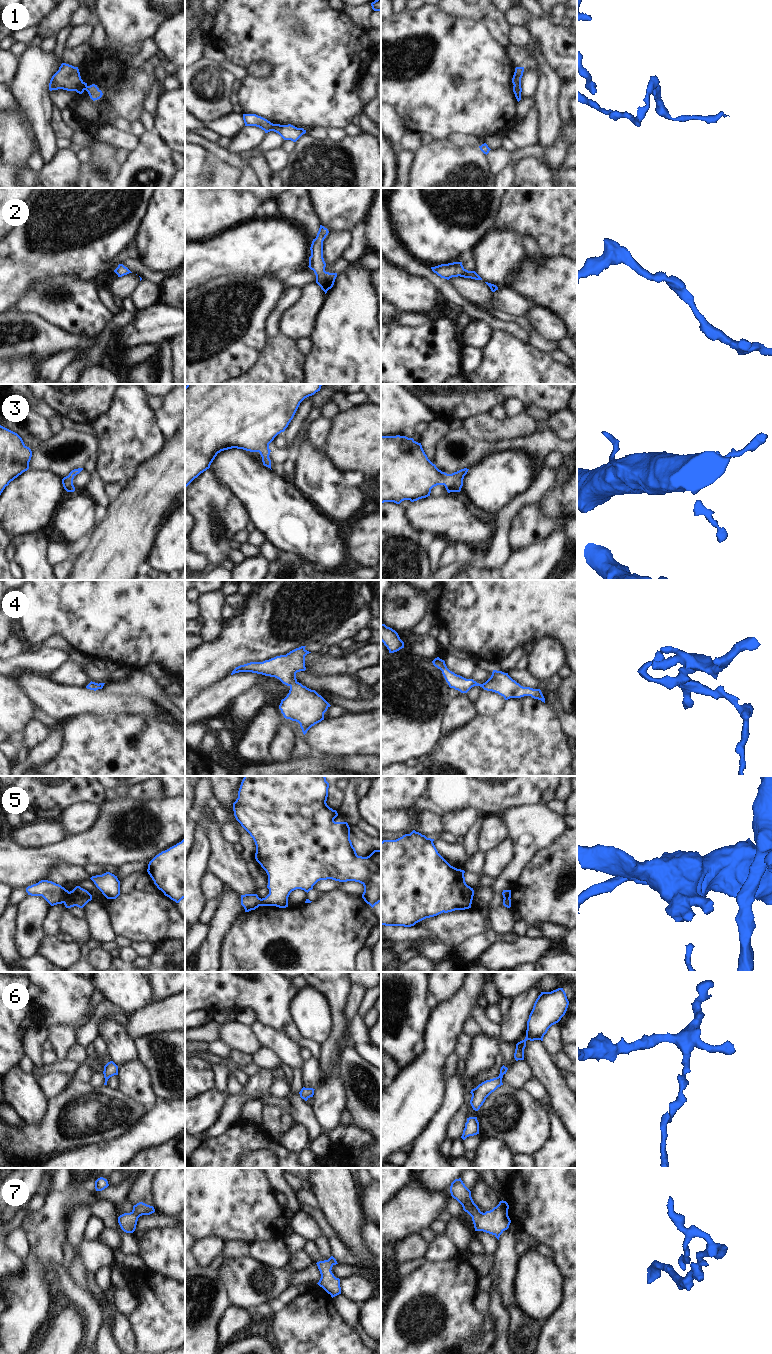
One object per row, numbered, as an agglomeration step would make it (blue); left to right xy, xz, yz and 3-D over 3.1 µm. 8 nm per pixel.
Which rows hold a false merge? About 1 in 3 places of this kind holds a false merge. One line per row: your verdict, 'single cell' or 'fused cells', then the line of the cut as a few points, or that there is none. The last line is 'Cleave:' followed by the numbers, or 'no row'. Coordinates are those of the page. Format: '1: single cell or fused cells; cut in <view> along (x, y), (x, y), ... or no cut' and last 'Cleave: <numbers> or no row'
1: fused cells; cut in xy along (83, 82), (75, 90)
2: single cell; no cut
3: single cell; no cut
4: single cell; no cut
5: fused cells; cut in xy along (69, 892), (63, 902)
6: single cell; no cut
7: single cell; no cut
Cleave: 1, 5

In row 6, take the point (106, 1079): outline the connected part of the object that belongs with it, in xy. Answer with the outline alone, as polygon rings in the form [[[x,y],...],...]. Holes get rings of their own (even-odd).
[[[110,1061],[104,1066],[104,1078],[105,1078],[105,1083],[104,1085],[107,1085],[107,1081],[110,1077],[114,1075],[118,1075],[118,1066],[113,1062]]]

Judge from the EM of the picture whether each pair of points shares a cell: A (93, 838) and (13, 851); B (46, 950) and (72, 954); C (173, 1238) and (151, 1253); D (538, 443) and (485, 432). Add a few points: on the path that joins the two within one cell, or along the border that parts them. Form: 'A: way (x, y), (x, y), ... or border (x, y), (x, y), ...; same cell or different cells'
A: way (73, 850), (53, 856), (33, 856); same cell
B: way (52, 950), (66, 952); same cell
C: way (168, 1243), (162, 1249), (156, 1249); same cell
D: border (536, 431), (527, 436), (493, 443); different cells

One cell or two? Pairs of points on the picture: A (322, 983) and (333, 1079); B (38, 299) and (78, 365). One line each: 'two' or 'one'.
A: two
B: two

